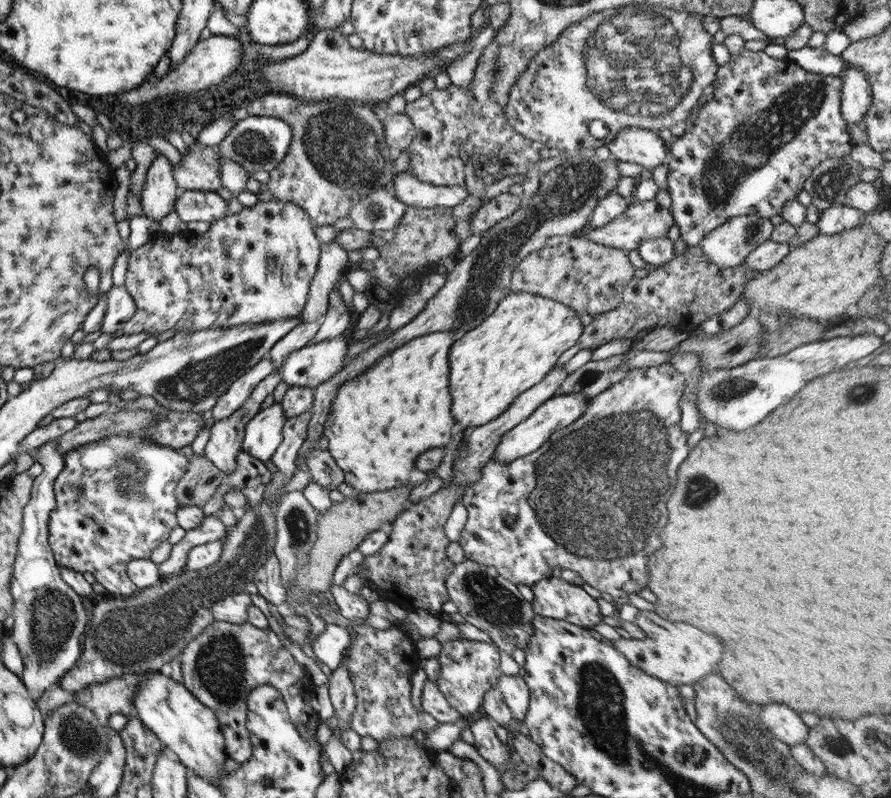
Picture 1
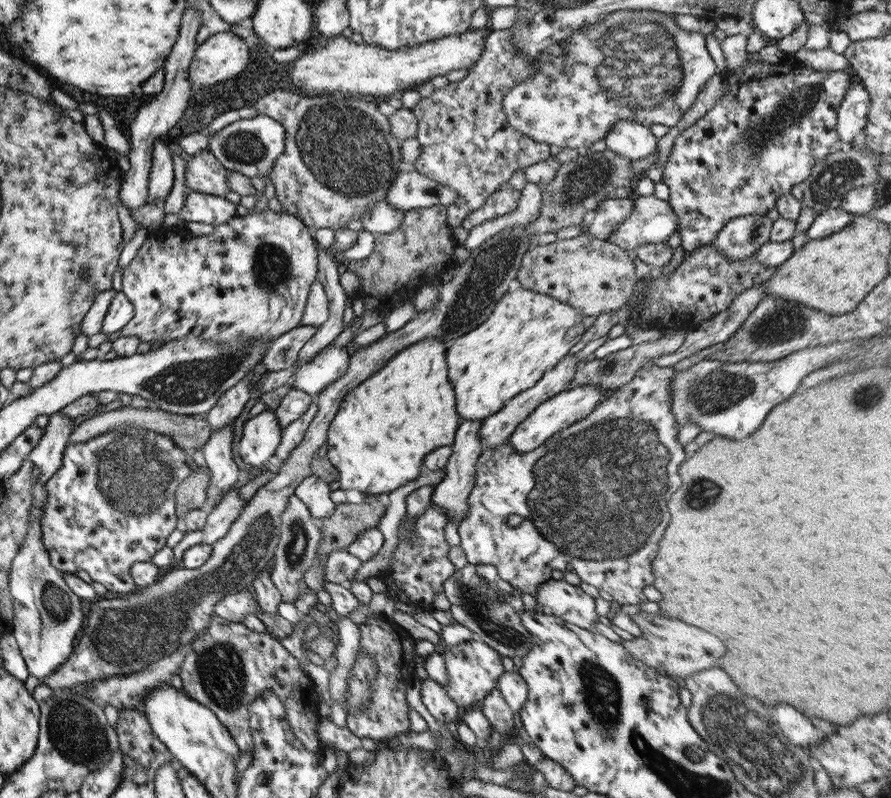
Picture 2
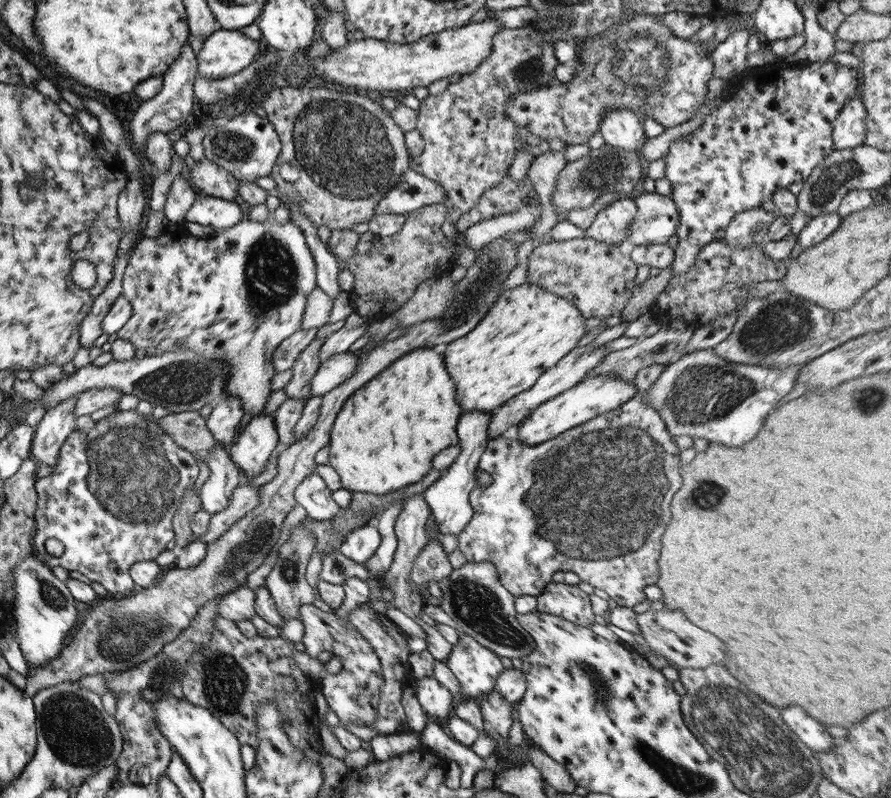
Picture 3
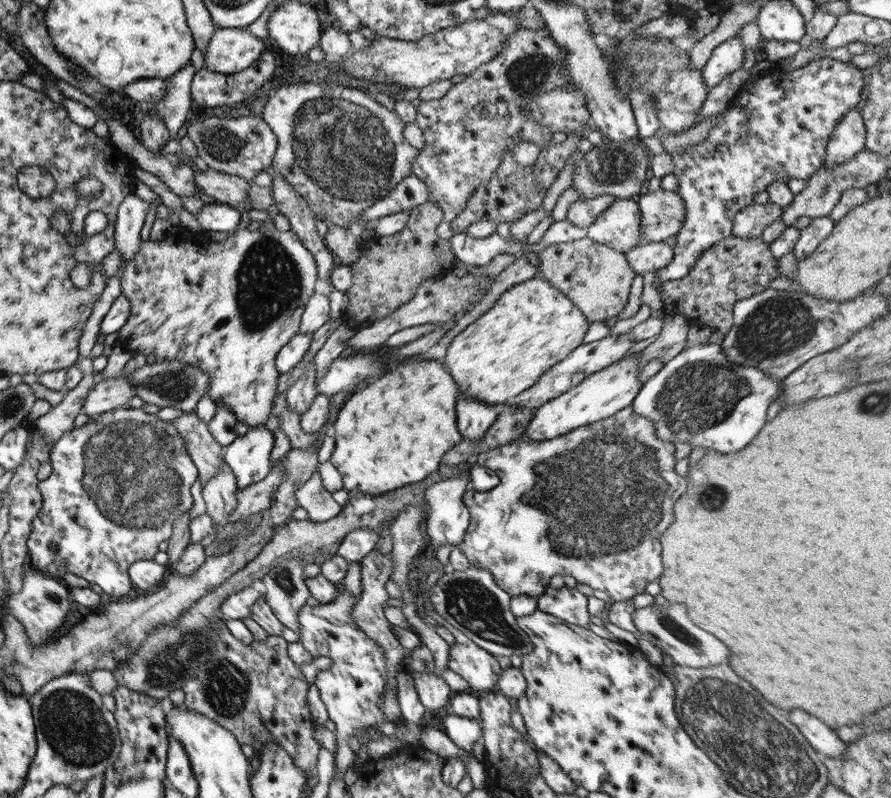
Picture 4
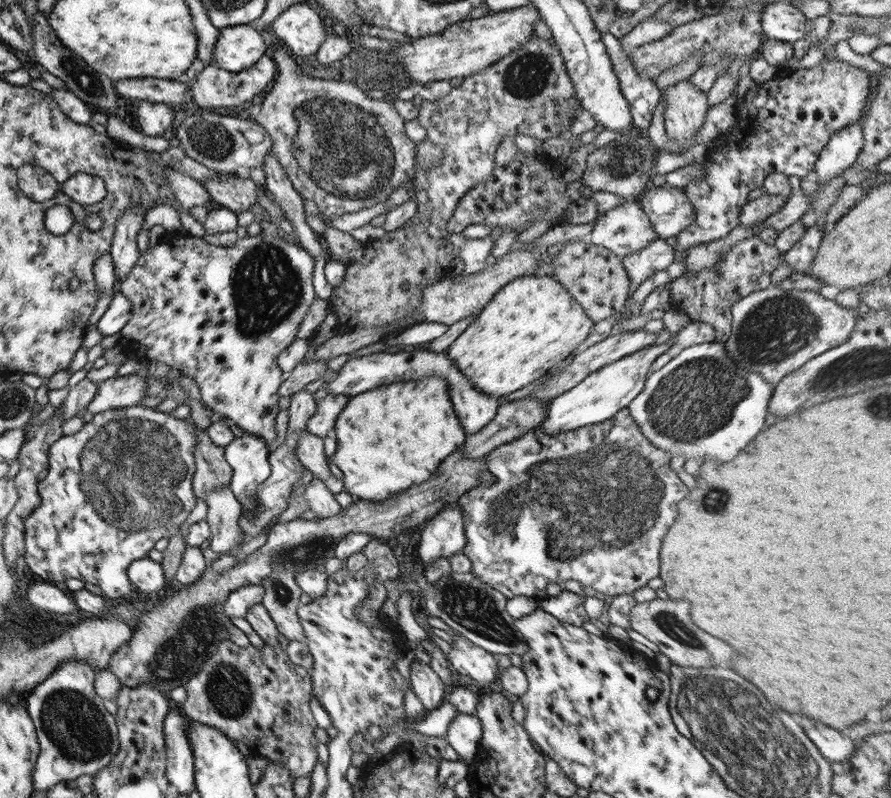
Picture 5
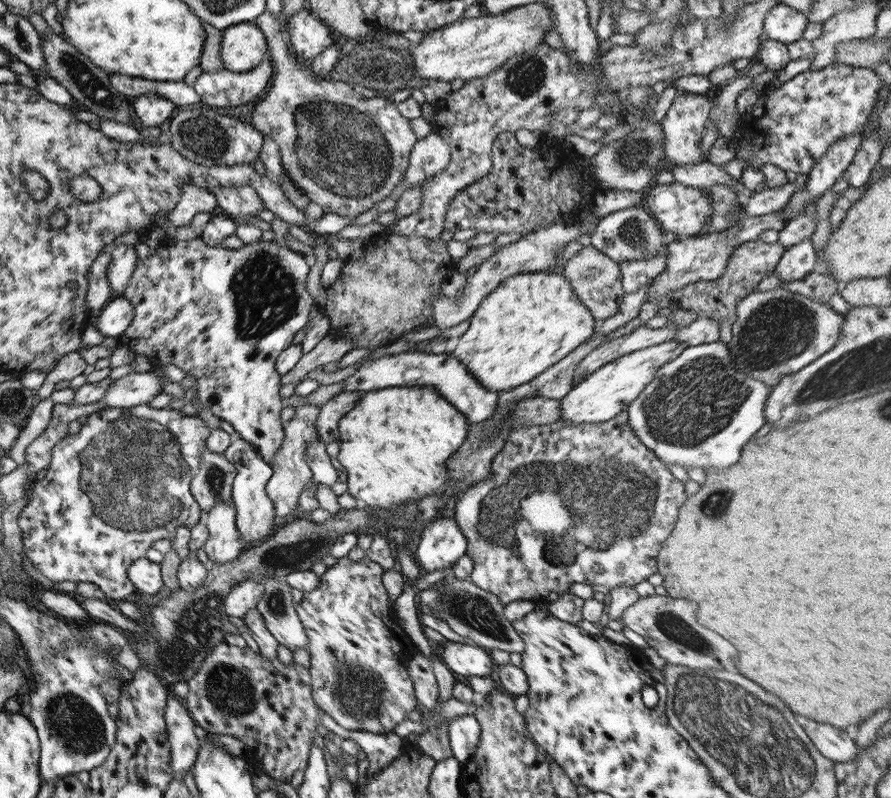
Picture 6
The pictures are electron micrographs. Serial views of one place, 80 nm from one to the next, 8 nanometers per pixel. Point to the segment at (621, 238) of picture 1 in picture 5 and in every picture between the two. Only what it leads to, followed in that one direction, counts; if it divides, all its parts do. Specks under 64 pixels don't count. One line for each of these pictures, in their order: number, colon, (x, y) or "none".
2: (651, 220)
3: (656, 218)
4: (662, 212)
5: (667, 208)

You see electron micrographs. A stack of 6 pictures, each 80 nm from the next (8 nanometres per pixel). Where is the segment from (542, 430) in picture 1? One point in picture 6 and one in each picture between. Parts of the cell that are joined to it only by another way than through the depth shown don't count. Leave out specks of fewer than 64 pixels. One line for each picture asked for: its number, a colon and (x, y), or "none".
2: (560, 411)
3: (593, 396)
4: (600, 395)
5: (601, 394)
6: (602, 395)

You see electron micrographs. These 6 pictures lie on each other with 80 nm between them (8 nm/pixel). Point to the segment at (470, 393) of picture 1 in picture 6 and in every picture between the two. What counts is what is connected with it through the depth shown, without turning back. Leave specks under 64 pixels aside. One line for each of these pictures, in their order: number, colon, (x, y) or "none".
2: (527, 333)
3: (528, 329)
4: (532, 326)
5: (532, 323)
6: (529, 321)

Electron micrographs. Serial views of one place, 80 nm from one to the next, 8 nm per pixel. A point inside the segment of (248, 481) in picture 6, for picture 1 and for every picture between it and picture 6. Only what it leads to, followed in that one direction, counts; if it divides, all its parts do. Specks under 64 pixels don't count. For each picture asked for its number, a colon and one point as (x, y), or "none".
1: (263, 432)
2: (260, 435)
3: (250, 451)
4: (247, 456)
5: (247, 456)

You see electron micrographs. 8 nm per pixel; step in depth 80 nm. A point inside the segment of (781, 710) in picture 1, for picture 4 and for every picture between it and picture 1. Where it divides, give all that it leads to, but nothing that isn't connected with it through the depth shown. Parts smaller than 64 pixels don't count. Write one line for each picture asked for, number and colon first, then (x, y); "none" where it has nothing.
2: (796, 728)
3: (815, 737)
4: (823, 740)

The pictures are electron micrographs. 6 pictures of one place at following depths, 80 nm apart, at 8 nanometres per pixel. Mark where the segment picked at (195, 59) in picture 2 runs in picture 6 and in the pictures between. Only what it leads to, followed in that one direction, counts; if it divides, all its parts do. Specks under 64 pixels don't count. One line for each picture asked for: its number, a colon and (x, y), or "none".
3: (224, 52)
4: (229, 50)
5: (237, 48)
6: (243, 46)

